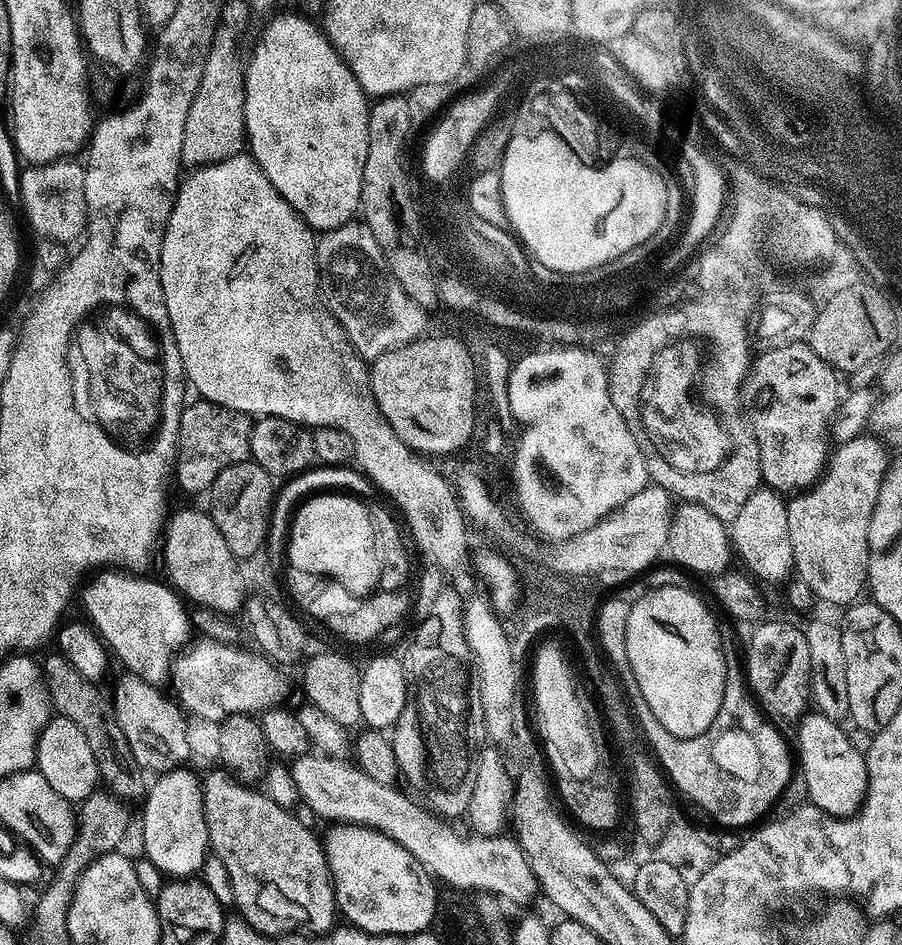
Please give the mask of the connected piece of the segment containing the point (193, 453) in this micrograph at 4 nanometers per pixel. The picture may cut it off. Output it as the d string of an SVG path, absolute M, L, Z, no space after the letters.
M199 398L185 403L180 415L180 443L176 449L174 480L184 492L204 492L211 489L214 478L231 464L237 464L250 456L250 434L253 417L244 412L218 406Z

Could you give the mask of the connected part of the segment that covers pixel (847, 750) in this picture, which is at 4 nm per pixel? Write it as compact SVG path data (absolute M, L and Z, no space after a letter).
M808 714L799 721L798 727L800 727L798 768L806 776L809 801L830 816L841 818L855 816L864 803L864 797L868 795L866 756L854 750L848 741L847 731L830 718Z

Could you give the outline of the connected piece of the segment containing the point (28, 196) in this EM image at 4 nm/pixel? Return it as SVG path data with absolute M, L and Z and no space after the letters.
M72 158L55 160L53 164L33 164L25 167L20 173L20 199L24 204L24 212L28 215L28 224L37 232L37 237L53 240L56 243L71 245L71 240L79 241L88 226L88 211L86 210L86 171L83 163L75 164Z

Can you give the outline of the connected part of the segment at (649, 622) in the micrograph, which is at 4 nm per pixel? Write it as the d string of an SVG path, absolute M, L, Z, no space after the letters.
M691 587L655 588L632 605L626 625L627 657L641 690L641 701L651 719L662 722L670 734L683 740L702 734L714 722L722 706L728 669L724 664L725 645L720 644L720 628L711 610L692 591Z

